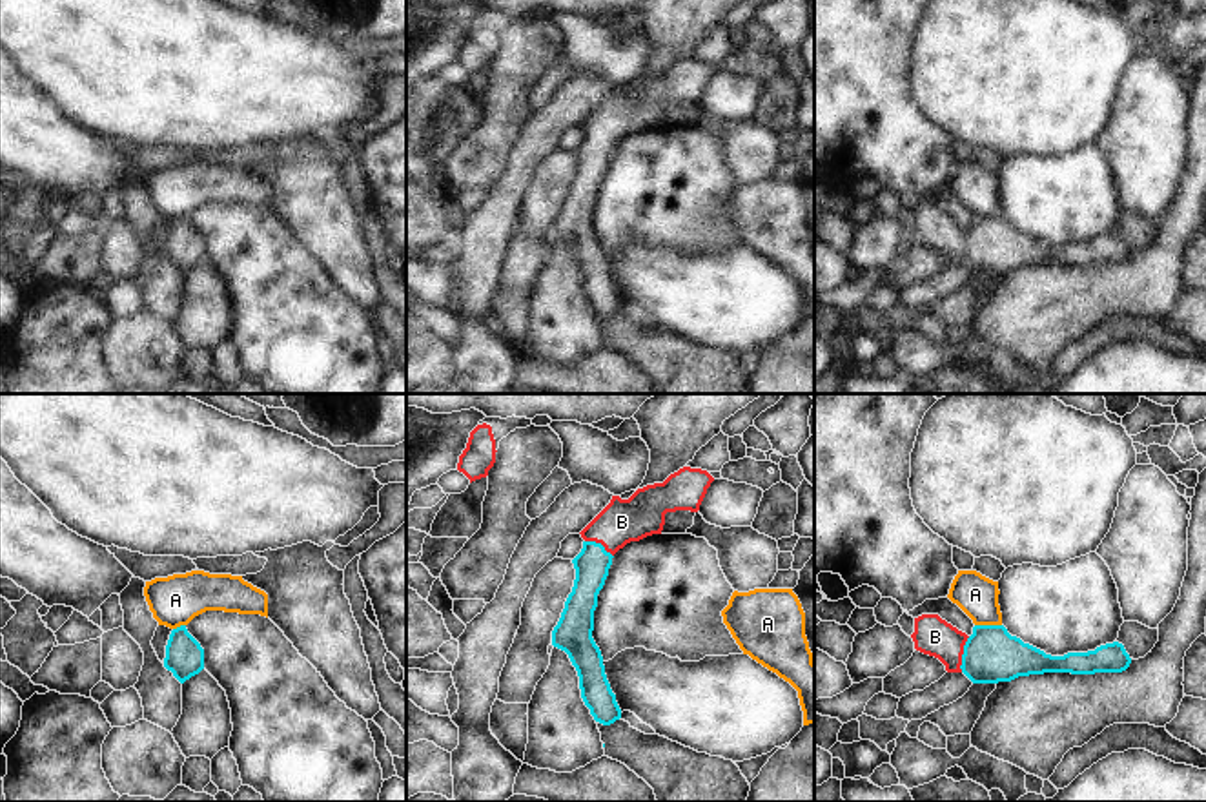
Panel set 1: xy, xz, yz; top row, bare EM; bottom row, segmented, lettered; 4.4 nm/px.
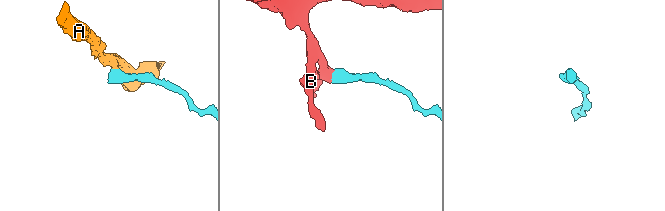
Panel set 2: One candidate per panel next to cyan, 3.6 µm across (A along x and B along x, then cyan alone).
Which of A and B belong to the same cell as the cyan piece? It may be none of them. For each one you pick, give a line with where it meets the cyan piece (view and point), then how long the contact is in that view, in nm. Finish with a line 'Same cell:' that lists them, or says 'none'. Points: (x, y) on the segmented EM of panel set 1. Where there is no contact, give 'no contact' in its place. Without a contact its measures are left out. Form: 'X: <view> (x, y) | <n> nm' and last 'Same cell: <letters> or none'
B: yz (962, 655) | 170 nm
Same cell: B

